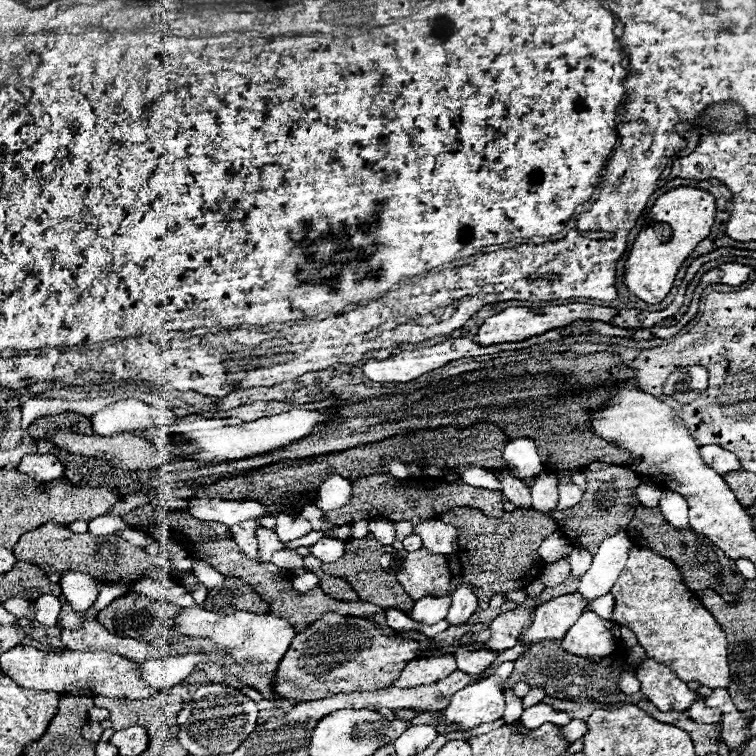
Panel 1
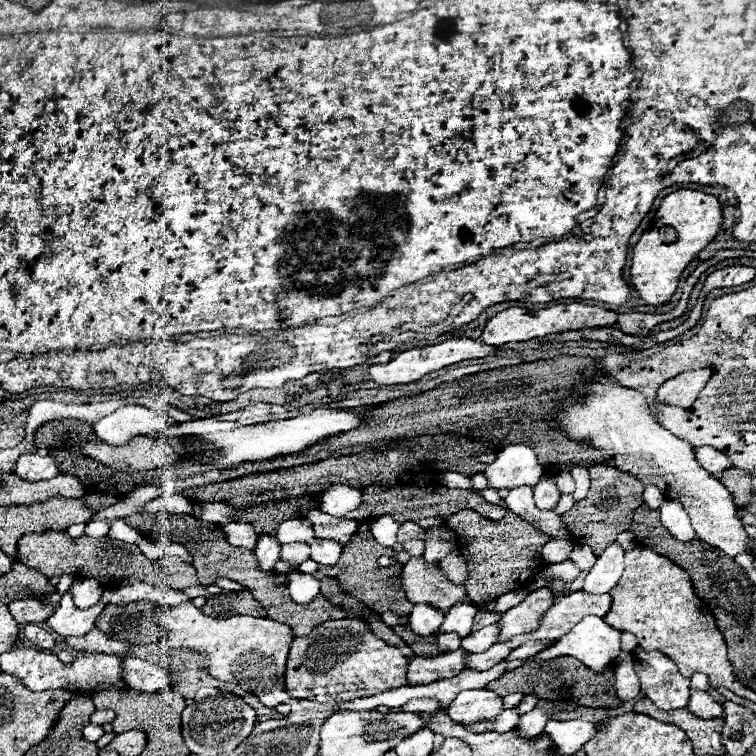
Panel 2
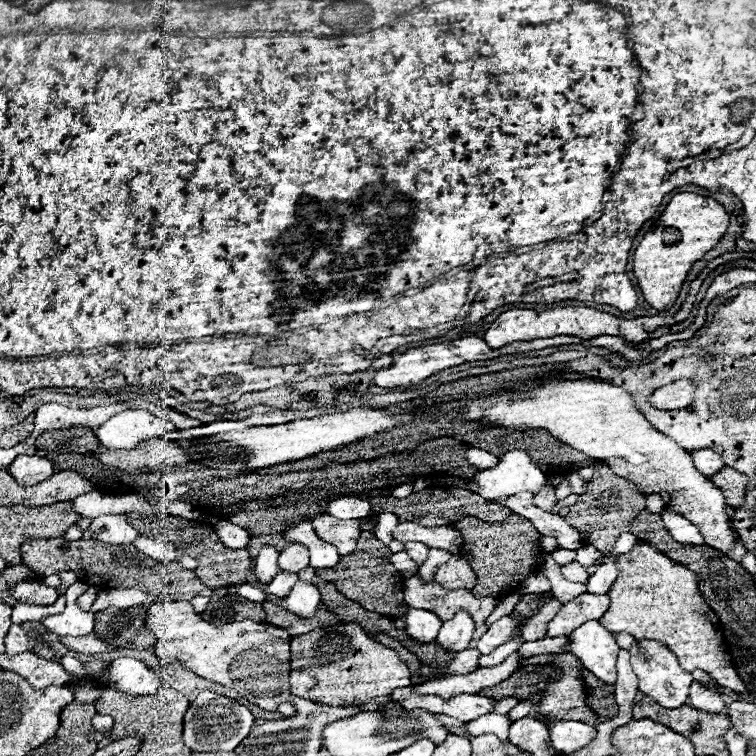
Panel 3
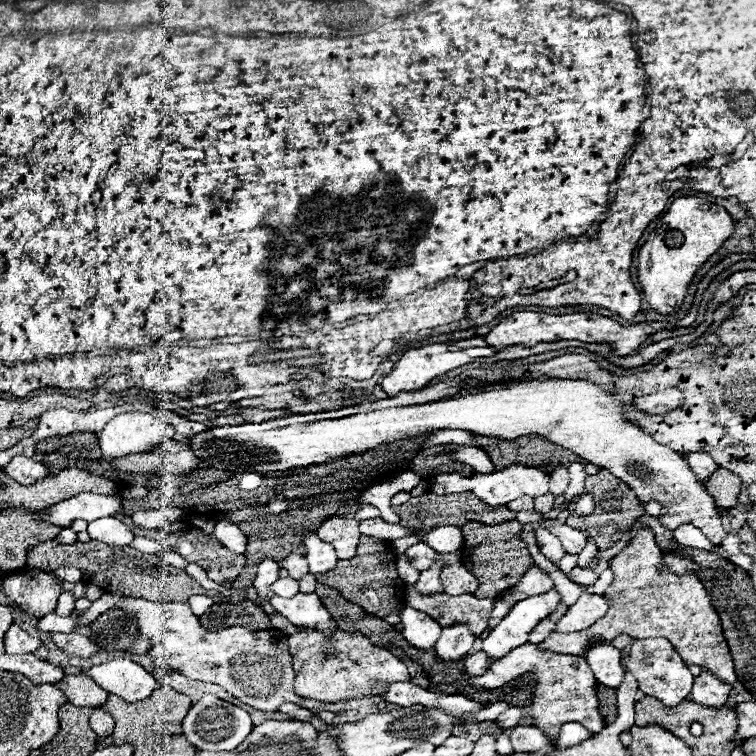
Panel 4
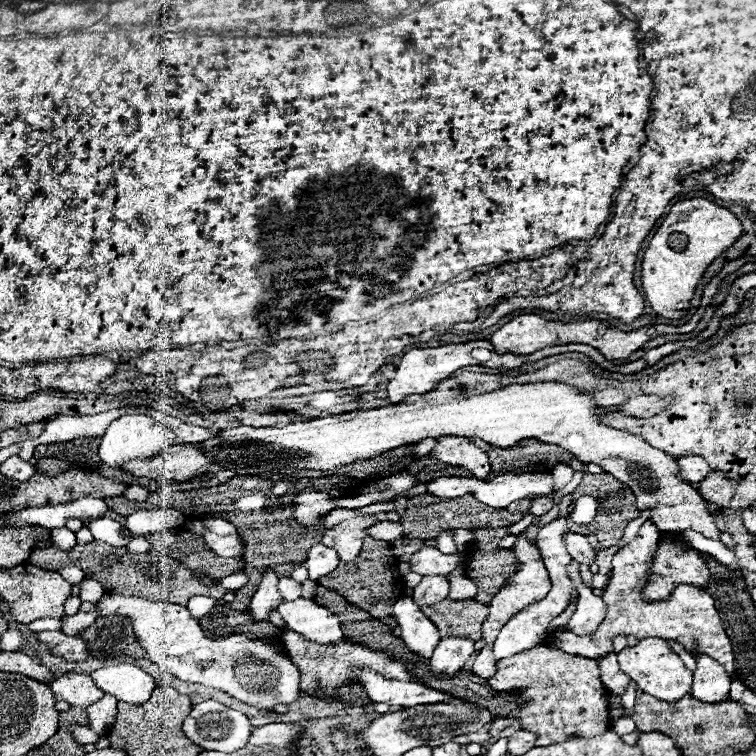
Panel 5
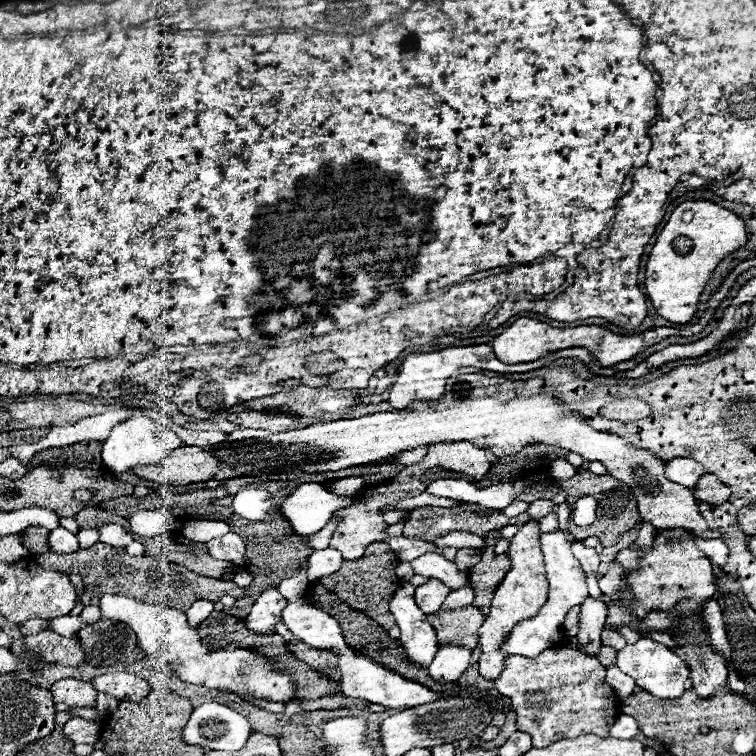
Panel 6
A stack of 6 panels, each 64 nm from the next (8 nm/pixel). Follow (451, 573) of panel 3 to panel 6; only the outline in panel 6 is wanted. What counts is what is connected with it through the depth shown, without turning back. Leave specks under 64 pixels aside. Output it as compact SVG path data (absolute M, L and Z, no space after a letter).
M462 586L462 588L456 588L448 594L446 602L444 602L444 608L448 610L456 610L460 606L470 606L474 600L474 590L472 586Z

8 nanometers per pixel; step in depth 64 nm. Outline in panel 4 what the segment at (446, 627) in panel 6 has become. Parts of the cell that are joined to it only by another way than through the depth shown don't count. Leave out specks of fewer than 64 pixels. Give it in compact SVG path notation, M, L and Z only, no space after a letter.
M414 584L406 586L406 602L408 606L436 618L440 626L452 626L452 622L468 622L472 634L480 634L488 626L488 618L494 608L490 598L482 600L474 598L472 594L448 596L446 592L420 594L416 592Z

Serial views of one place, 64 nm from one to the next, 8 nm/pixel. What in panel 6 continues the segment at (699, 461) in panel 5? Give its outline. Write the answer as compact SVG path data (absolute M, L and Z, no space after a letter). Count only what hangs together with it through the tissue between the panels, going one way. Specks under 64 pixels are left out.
M674 458L668 462L666 470L672 482L680 482L682 486L688 486L688 488L692 488L700 480L700 476L706 472L704 466L692 458Z

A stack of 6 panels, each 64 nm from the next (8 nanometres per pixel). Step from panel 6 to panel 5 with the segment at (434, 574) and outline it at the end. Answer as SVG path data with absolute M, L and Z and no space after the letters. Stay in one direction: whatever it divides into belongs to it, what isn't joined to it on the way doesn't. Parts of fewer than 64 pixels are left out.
M422 546L418 552L410 556L410 568L418 574L440 574L446 576L448 570L460 564L458 554L442 554L434 546Z

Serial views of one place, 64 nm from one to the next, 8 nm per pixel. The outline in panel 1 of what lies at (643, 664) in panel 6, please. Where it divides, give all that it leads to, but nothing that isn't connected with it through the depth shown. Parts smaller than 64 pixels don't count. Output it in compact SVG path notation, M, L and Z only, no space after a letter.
M656 660L644 662L640 670L636 670L640 680L640 692L662 712L684 712L698 698L694 690L690 690L684 682L676 678L666 666L660 666Z

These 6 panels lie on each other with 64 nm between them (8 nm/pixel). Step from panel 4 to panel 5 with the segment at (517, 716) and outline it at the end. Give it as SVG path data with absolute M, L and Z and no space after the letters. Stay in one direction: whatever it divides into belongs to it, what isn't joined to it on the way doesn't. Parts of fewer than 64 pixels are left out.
M498 716L494 722L492 722L492 728L490 728L490 736L498 736L498 732L502 732L504 728L512 726L514 718L512 716Z

